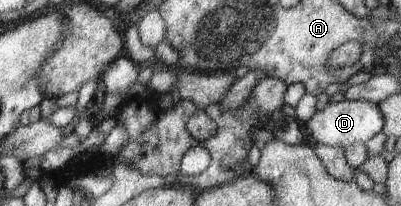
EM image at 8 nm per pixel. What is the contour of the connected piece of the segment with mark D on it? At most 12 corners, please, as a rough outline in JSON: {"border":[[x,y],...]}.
{"border":[[331,103],[306,123],[319,145],[366,143],[384,127],[376,103]]}

